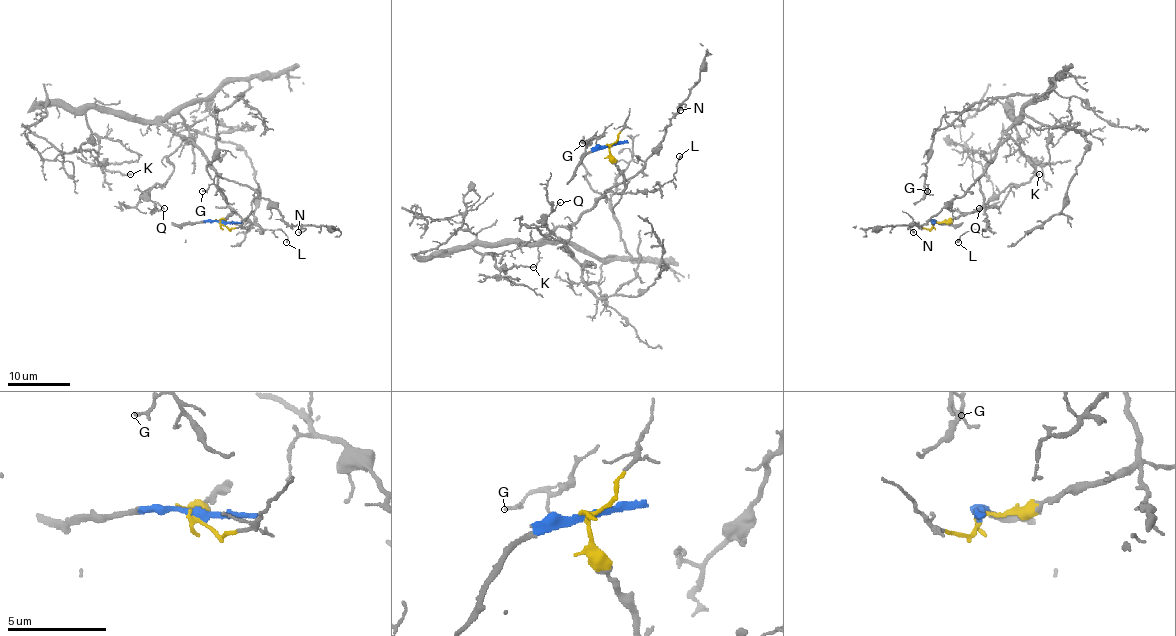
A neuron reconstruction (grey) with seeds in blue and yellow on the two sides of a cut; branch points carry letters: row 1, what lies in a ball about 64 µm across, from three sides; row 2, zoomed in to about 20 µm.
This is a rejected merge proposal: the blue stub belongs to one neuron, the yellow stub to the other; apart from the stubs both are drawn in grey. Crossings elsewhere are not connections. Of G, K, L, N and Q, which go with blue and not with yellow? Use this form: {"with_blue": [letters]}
{"with_blue": []}

